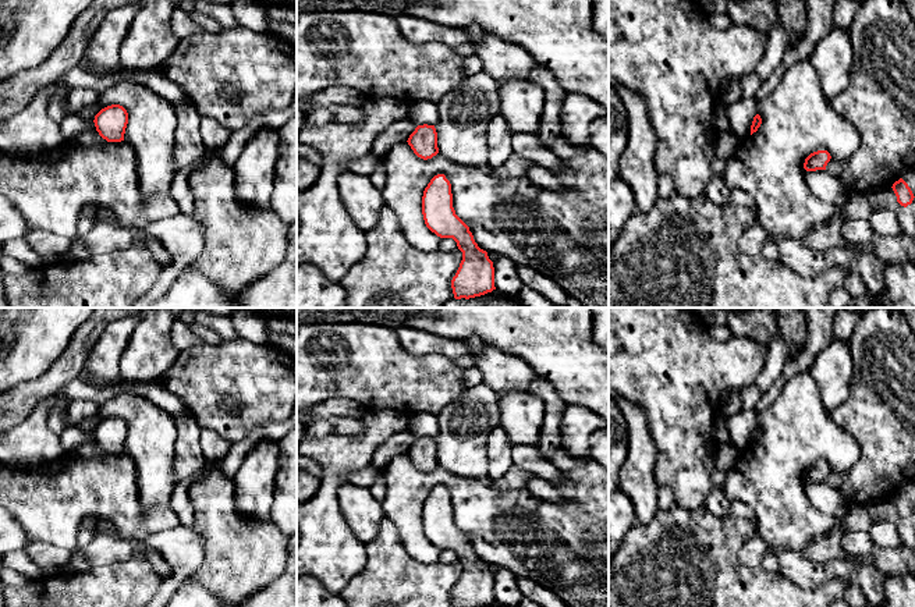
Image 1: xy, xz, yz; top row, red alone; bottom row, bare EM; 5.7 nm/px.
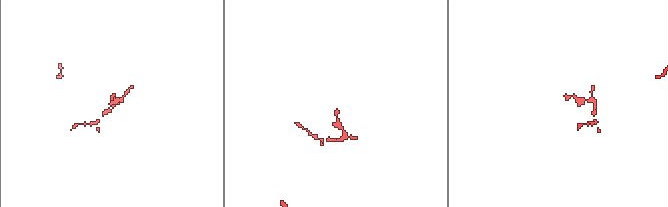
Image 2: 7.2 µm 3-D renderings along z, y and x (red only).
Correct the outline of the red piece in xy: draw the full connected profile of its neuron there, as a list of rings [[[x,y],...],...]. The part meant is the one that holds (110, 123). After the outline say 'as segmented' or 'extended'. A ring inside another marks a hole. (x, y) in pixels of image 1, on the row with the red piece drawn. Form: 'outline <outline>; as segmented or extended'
outline [[[111,104],[102,109],[95,116],[95,127],[99,135],[107,142],[124,141],[125,128],[128,124],[128,113],[120,104]]]; as segmented

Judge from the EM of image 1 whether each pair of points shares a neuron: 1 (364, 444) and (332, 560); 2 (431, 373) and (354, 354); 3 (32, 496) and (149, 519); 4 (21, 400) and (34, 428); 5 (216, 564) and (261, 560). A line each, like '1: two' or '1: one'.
1: one
2: one
3: one
4: two
5: one

